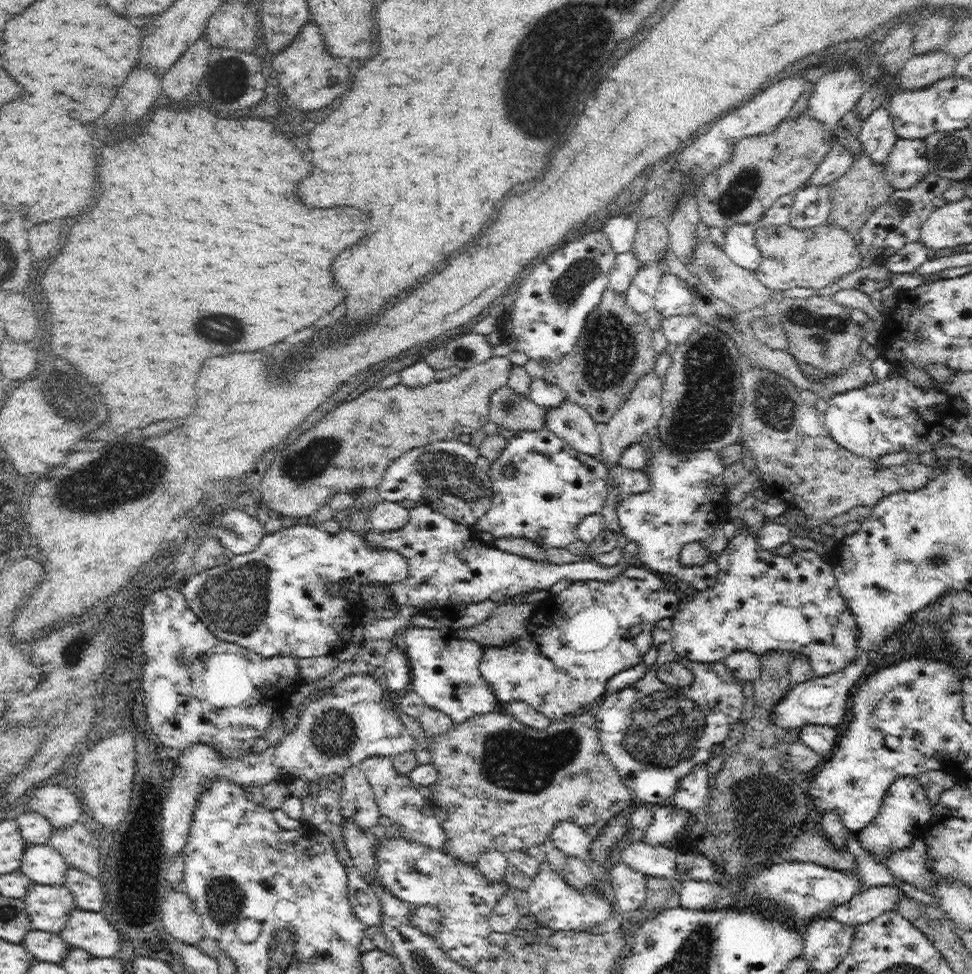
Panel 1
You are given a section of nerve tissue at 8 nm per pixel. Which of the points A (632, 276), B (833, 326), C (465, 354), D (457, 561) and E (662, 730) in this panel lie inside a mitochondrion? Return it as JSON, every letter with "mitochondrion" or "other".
{"A":"other","B":"mitochondrion","C":"mitochondrion","D":"other","E":"mitochondrion"}

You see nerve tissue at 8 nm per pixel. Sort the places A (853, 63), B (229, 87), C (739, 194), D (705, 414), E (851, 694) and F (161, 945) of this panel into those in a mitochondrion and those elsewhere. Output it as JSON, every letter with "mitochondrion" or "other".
{"A":"other","B":"mitochondrion","C":"mitochondrion","D":"mitochondrion","E":"other","F":"other"}

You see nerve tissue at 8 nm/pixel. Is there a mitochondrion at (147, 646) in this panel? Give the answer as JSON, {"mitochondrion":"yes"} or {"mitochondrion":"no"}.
{"mitochondrion":"yes"}

